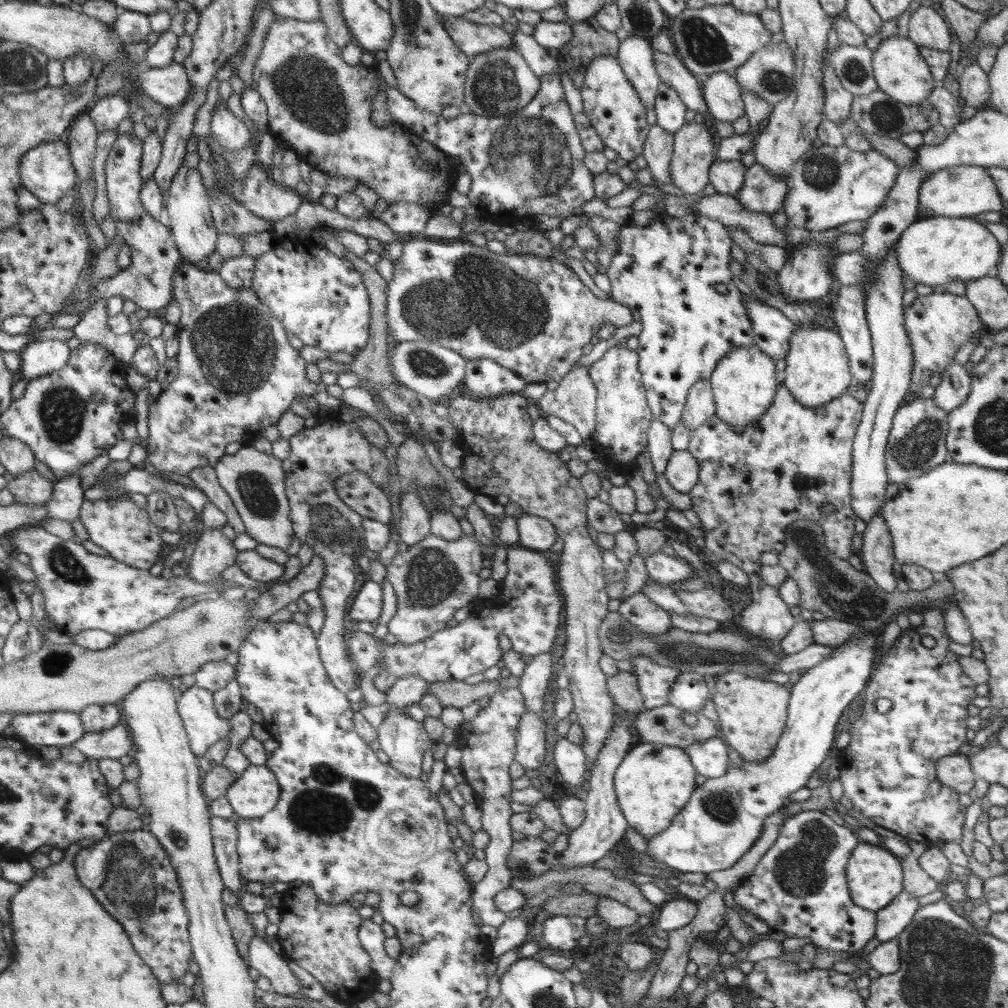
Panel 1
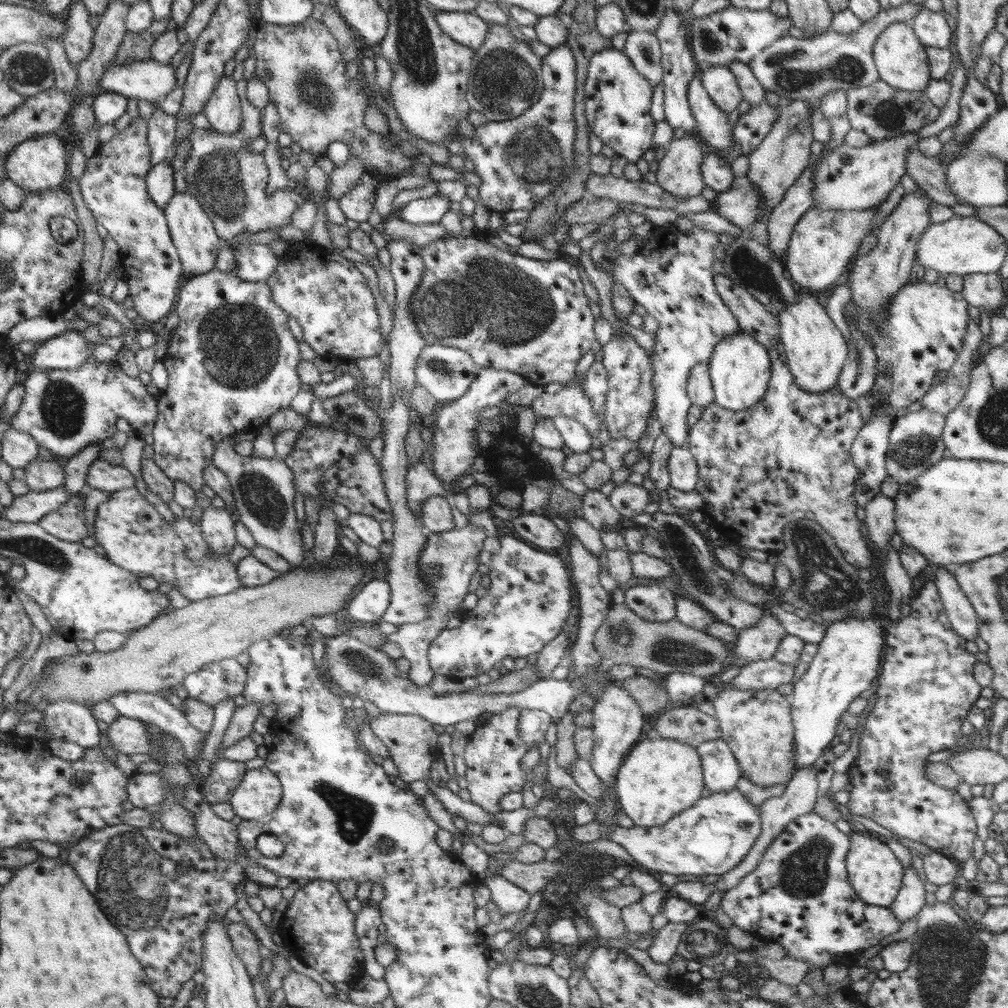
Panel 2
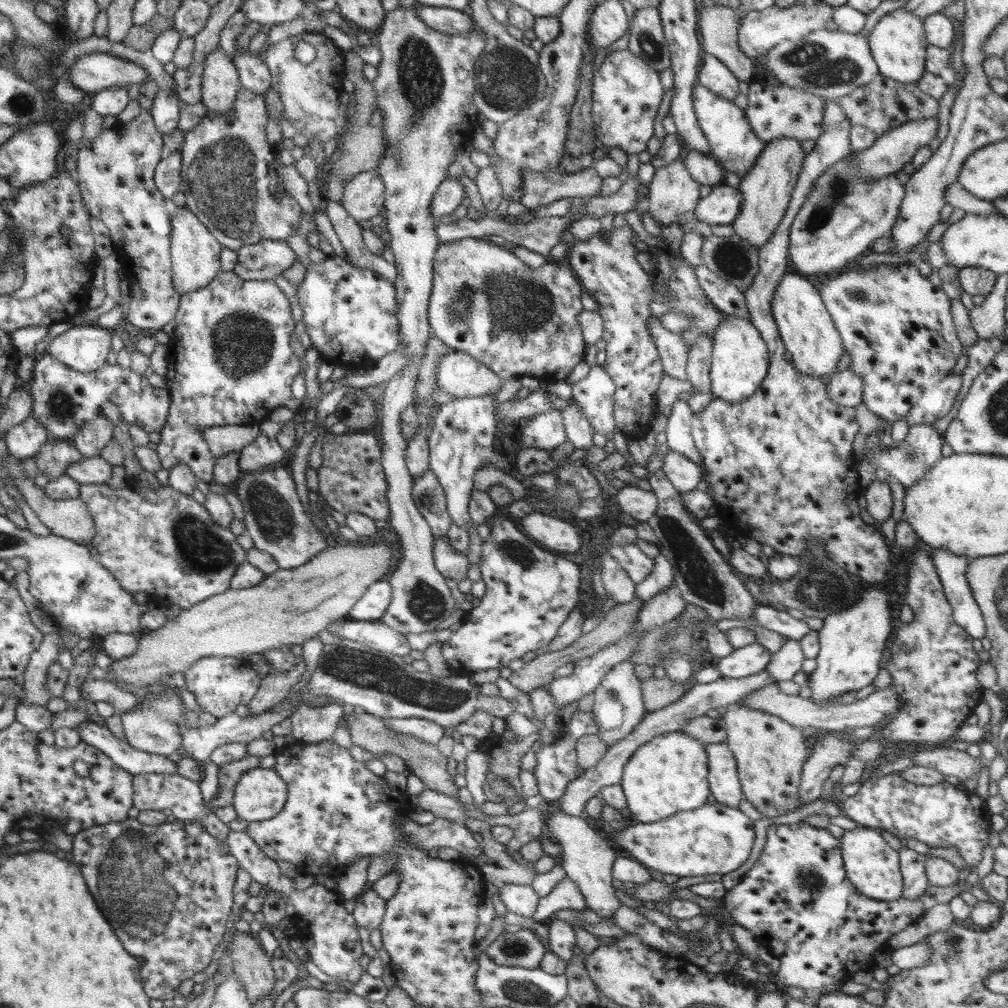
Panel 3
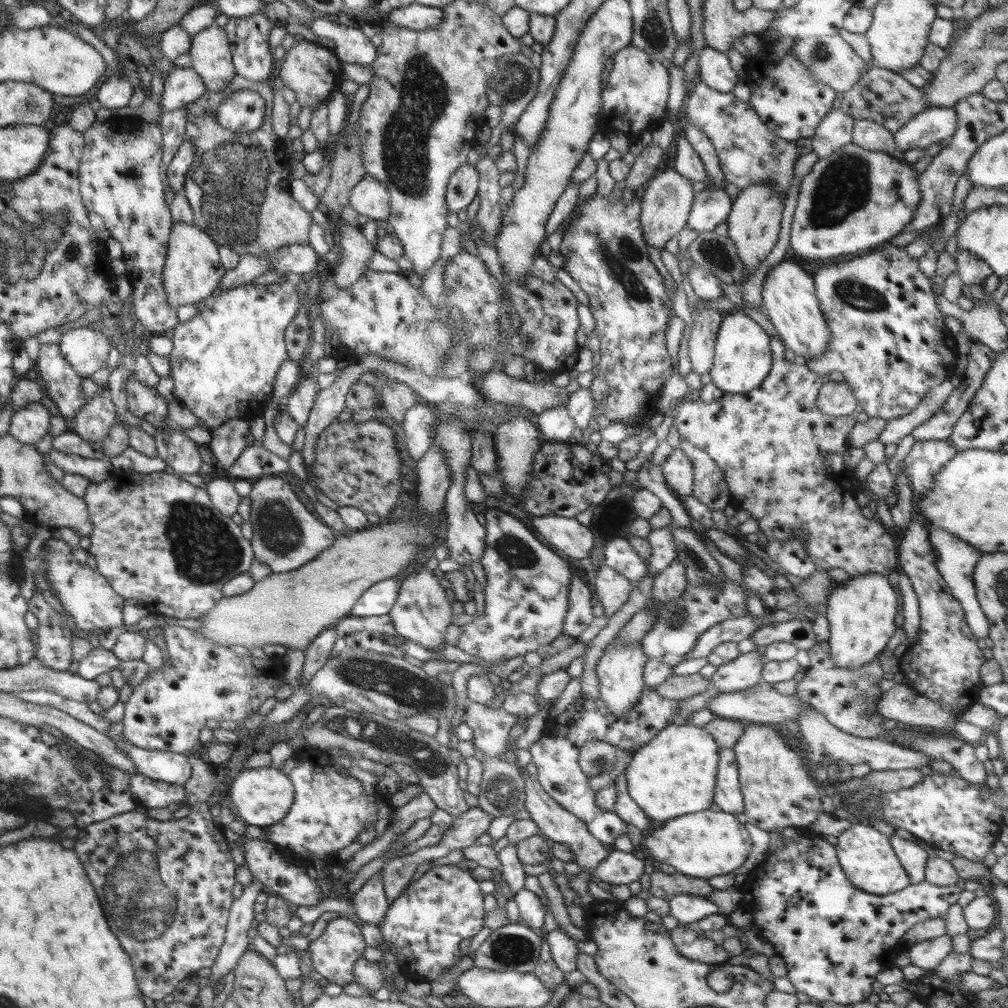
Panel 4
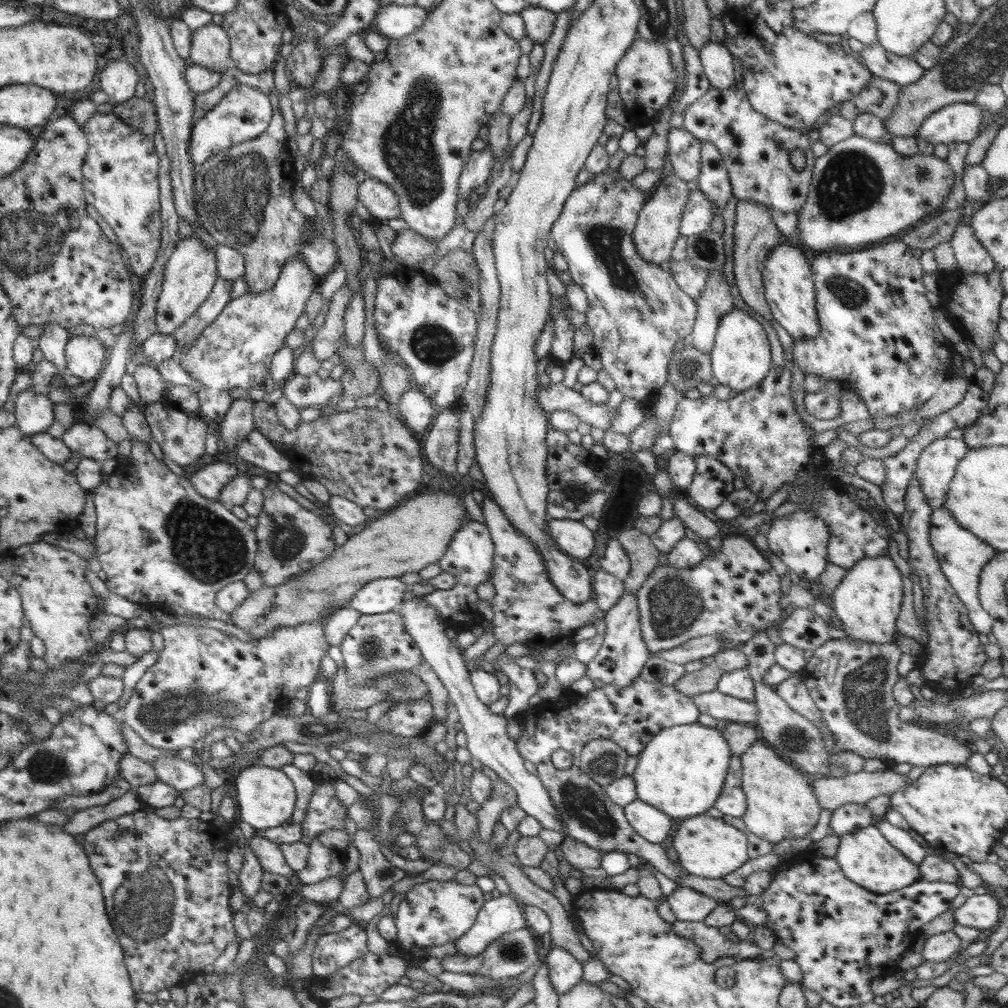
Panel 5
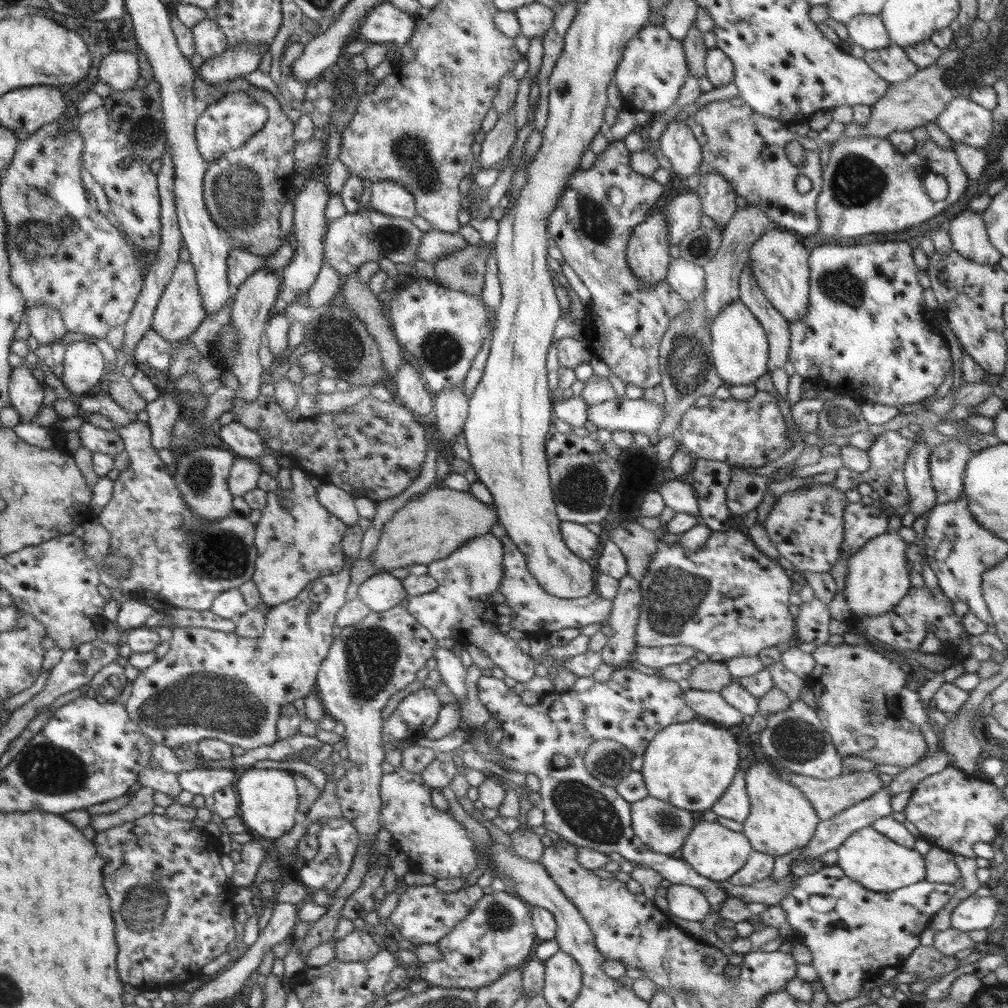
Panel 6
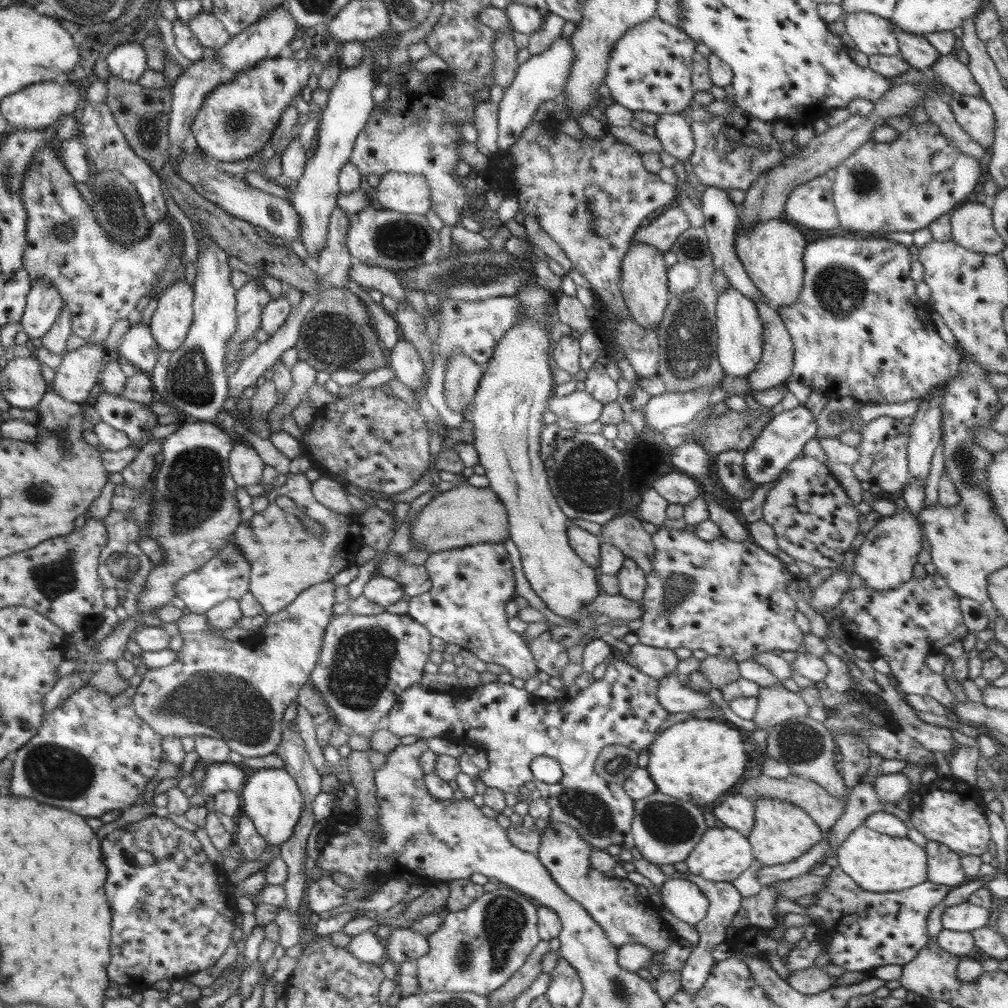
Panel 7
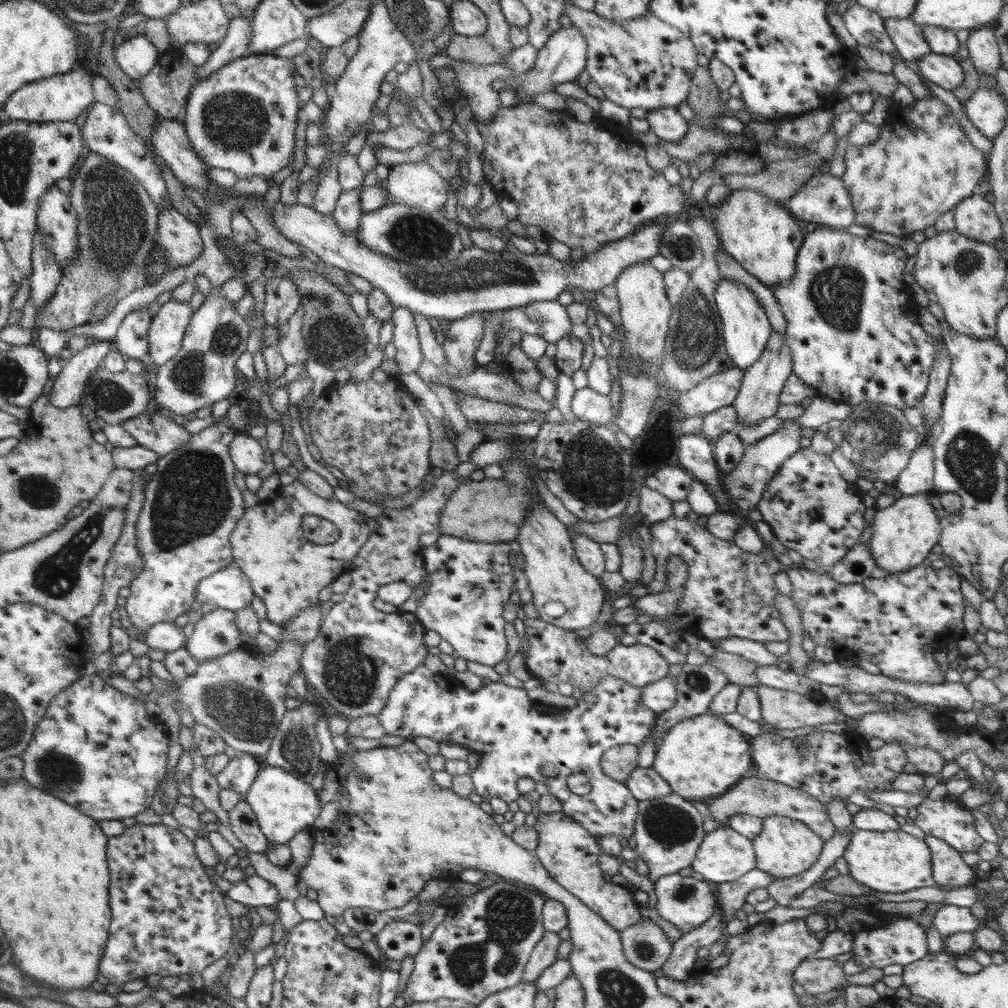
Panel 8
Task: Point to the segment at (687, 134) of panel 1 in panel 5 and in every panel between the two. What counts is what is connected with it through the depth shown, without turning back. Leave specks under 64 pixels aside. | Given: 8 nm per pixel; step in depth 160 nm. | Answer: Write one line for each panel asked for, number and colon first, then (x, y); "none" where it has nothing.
2: (679, 173)
3: (672, 192)
4: (663, 214)
5: (658, 225)

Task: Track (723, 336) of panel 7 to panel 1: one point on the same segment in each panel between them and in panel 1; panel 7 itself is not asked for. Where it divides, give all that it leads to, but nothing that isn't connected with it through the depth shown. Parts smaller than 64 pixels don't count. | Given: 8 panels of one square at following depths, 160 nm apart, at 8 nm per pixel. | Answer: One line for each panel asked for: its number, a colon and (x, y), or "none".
1: (744, 383)
2: (740, 368)
3: (740, 358)
4: (743, 359)
5: (740, 358)
6: (740, 351)

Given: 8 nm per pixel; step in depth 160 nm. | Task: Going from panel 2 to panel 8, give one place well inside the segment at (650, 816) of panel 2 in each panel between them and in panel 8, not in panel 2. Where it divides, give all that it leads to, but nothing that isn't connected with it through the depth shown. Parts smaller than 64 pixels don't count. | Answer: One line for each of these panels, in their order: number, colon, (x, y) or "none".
3: (667, 774)
4: (675, 773)
5: (681, 771)
6: (690, 765)
7: (697, 760)
8: (702, 757)

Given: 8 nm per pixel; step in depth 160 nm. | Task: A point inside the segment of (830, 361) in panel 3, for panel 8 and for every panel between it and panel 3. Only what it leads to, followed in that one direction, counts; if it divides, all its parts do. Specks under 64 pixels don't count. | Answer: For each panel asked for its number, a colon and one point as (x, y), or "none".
4: (789, 298)
5: (788, 282)
6: (779, 262)
7: (771, 252)
8: (758, 232)

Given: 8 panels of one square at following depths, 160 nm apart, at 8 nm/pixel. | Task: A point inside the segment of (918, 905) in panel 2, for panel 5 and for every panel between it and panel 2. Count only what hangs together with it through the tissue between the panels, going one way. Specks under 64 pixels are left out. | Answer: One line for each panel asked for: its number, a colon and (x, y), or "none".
3: (912, 865)
4: (913, 858)
5: (899, 838)

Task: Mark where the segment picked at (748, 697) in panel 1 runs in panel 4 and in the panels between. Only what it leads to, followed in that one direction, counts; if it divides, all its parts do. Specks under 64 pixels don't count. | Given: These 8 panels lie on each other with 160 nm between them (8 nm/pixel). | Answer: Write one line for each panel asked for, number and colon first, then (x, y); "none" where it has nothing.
2: (756, 724)
3: (770, 753)
4: (778, 792)

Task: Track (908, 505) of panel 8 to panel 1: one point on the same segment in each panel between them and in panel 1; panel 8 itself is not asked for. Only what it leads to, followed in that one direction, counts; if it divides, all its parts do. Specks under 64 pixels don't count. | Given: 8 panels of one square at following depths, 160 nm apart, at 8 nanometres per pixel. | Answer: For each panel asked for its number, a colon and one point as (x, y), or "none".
1: (724, 817)
2: (848, 660)
3: (851, 642)
4: (861, 611)
5: (868, 601)
6: (877, 580)
7: (886, 558)

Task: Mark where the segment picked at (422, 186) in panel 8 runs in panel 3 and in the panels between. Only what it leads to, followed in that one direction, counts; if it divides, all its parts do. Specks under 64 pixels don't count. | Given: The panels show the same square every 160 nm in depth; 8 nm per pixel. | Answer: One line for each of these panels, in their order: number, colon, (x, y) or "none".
3: (364, 195)
4: (370, 198)
5: (382, 202)
6: (390, 198)
7: (406, 193)

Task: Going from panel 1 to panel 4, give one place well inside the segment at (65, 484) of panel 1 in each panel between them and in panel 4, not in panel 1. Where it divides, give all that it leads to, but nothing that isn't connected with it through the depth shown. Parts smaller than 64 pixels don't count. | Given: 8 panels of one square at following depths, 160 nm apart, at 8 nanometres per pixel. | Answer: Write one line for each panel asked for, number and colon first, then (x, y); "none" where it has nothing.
2: (76, 467)
3: (90, 438)
4: (92, 422)

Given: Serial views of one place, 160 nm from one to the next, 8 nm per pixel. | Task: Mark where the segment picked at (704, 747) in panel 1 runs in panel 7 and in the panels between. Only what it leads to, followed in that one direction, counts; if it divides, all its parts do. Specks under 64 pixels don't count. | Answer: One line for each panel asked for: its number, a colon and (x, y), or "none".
2: (721, 771)
3: (724, 783)
4: (728, 796)
5: (732, 800)
6: (735, 804)
7: (737, 812)

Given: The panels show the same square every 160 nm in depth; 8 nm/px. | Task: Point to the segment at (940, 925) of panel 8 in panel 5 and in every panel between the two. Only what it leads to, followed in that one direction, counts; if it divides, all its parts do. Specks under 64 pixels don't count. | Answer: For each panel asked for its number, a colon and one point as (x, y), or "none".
5: (982, 911)
6: (973, 913)
7: (965, 917)

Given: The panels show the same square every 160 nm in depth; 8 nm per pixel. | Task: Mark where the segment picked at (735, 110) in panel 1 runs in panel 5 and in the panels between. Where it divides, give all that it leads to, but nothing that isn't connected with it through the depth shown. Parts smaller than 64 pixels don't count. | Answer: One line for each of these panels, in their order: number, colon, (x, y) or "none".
2: (719, 82)
3: (713, 73)
4: (714, 69)
5: (717, 63)

